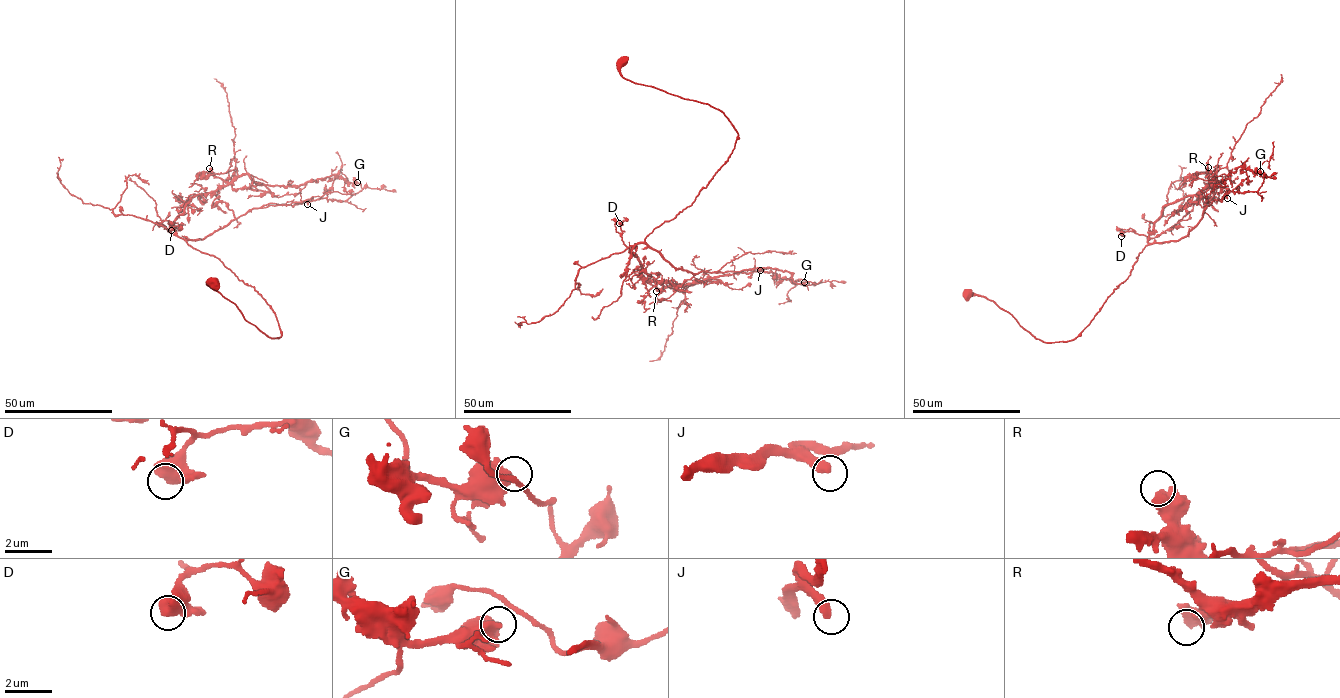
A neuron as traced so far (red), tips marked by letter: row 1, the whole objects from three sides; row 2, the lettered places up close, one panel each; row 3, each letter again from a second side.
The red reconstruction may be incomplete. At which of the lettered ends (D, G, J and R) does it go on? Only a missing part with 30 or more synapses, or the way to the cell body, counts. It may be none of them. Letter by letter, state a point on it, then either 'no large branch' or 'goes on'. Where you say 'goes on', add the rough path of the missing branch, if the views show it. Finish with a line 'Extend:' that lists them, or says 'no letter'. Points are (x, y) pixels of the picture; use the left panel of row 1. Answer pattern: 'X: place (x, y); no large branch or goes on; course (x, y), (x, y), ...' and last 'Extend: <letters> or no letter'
D: place (171, 230); no large branch
G: place (357, 182); goes on; course (357, 182), (372, 182), (379, 176), (385, 179)
J: place (307, 204); no large branch
R: place (209, 168); no large branch
Extend: G

